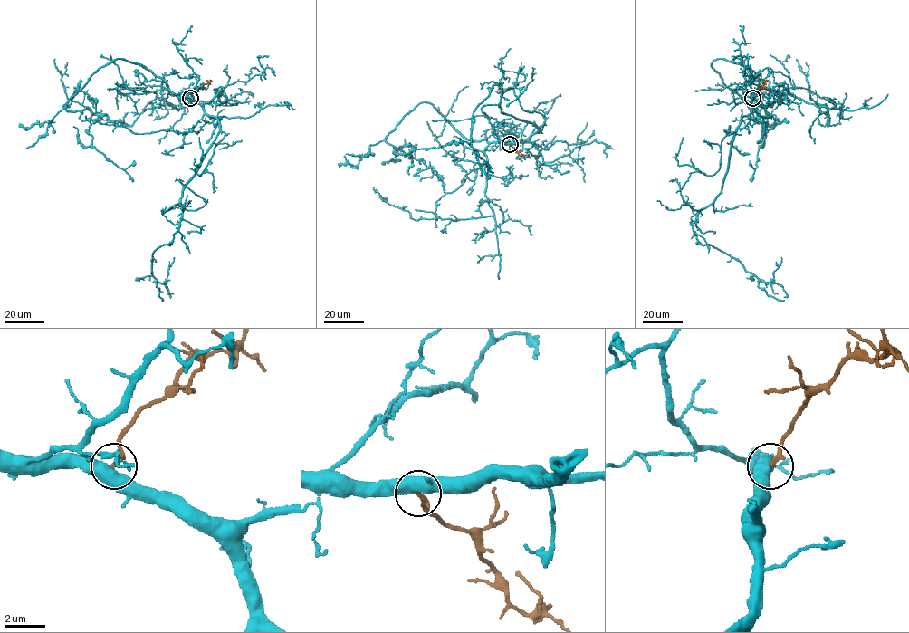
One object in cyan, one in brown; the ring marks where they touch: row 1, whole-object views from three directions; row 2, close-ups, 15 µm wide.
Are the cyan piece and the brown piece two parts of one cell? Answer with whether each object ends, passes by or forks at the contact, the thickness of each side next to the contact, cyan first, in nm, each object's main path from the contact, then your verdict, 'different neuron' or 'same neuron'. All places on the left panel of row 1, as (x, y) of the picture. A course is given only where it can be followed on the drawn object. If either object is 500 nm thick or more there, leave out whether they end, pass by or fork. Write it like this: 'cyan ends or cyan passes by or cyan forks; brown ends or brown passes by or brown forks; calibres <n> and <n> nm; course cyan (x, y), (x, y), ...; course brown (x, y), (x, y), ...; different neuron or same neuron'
cyan passes by; brown ends; calibres 480 and 240 nm; course cyan (190, 98), (219, 131), (182, 193), (179, 229), (152, 254), (158, 282), (175, 257); course brown (190, 98), (210, 79); same neuron

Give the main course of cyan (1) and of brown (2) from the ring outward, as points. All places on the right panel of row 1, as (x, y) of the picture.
1: (752, 98), (734, 136), (722, 188), (698, 213), (693, 231), (703, 244), (736, 258), (765, 282), (781, 257)
2: (752, 98), (764, 86), (766, 79)

